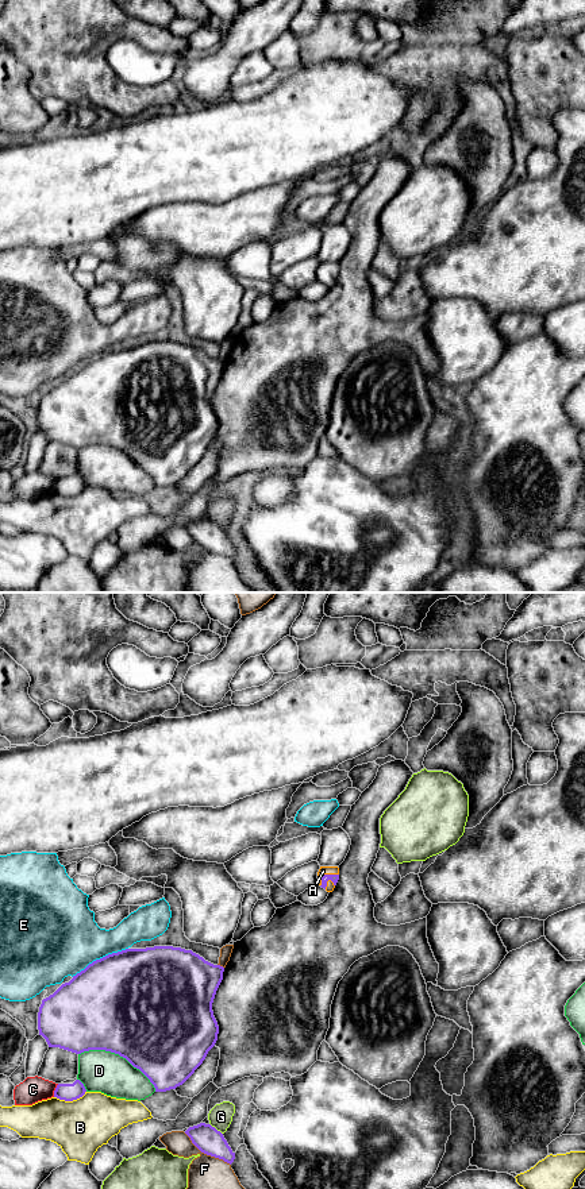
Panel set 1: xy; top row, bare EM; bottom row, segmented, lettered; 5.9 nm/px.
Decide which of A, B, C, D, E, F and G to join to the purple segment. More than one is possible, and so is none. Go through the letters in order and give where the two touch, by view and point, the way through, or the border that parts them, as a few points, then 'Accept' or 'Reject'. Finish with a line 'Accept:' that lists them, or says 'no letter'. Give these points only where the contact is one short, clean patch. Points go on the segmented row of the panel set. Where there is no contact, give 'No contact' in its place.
A: Touches purple at xy (326, 875). Path across: xy (334, 877), (326, 875), (323, 871). Accept
B: Touches purple at xy (70, 1100). Reject
C: Touches purple at xy (54, 1091). Reject
D: Touches purple at xy (119, 1054). Reject
E: Touches purple at xy (100, 958). Reject
F: Touches purple at xy (207, 1154). Reject
G: Touches purple at xy (215, 1128). Reject
Accept: A

